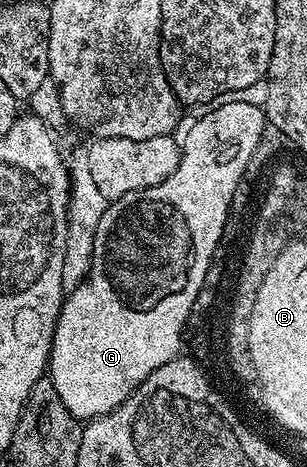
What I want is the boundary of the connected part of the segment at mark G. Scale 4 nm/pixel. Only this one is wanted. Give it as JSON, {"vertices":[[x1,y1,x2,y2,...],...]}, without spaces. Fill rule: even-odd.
{"vertices":[[234,102,231,105,224,105,221,109,215,109,213,113,206,114,200,120,190,124,187,136,181,139,181,150,179,153,179,164,161,185,153,185,149,189,141,189,133,193,125,193,125,197,112,199,108,202,104,211,104,216,97,224,96,236,93,237,92,261,89,265,86,280,81,282,63,300,63,308,59,310,59,316,55,322,55,332,51,342,51,362,49,364,49,378,53,389,57,389,57,397,73,413,77,420,93,420,99,415,107,415,117,405,124,403,130,395,141,385,140,380,151,367,156,367,167,360,167,355,175,353,175,343,179,343,179,330,183,323,183,315,187,315,187,307,191,303,191,295,195,295,195,290,199,288,199,279,203,279,207,260,214,257,214,251,221,241,222,230,225,229,227,211,230,209,235,191,239,183,245,179,248,171,255,159,255,151,258,142,265,137,265,112,262,107,249,105,244,102]]}

